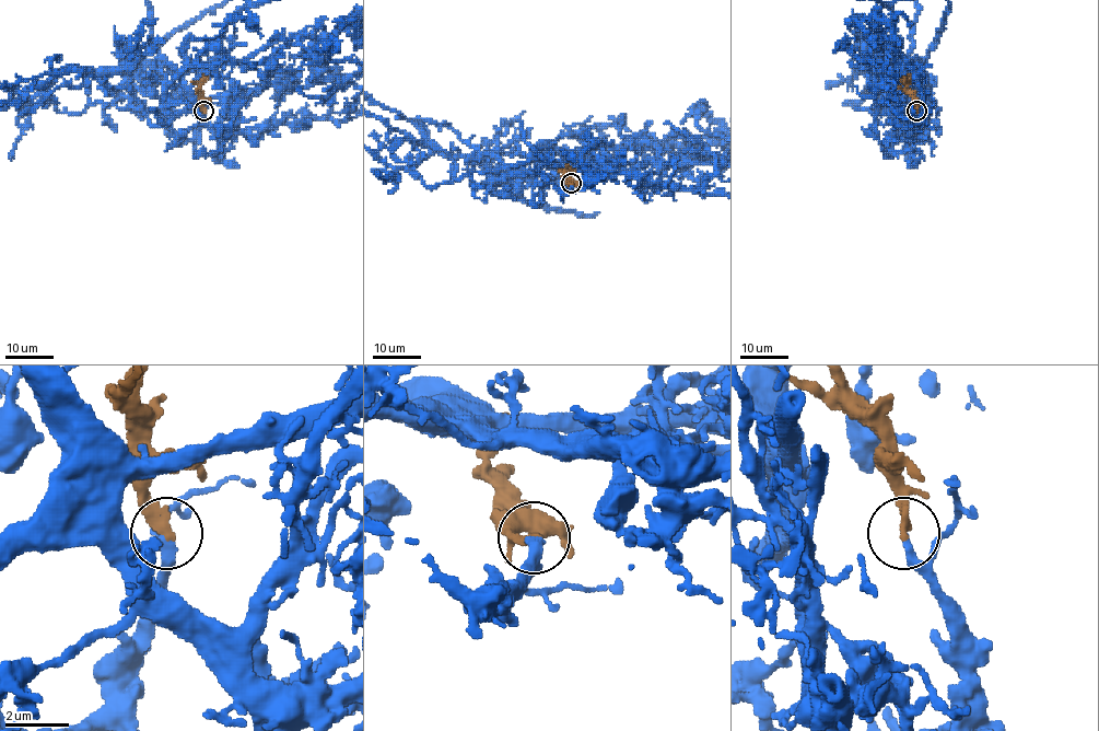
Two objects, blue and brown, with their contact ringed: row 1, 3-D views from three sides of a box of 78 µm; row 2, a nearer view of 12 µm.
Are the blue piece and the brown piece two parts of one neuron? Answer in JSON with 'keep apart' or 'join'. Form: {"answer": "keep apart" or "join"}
{"answer": "join"}

